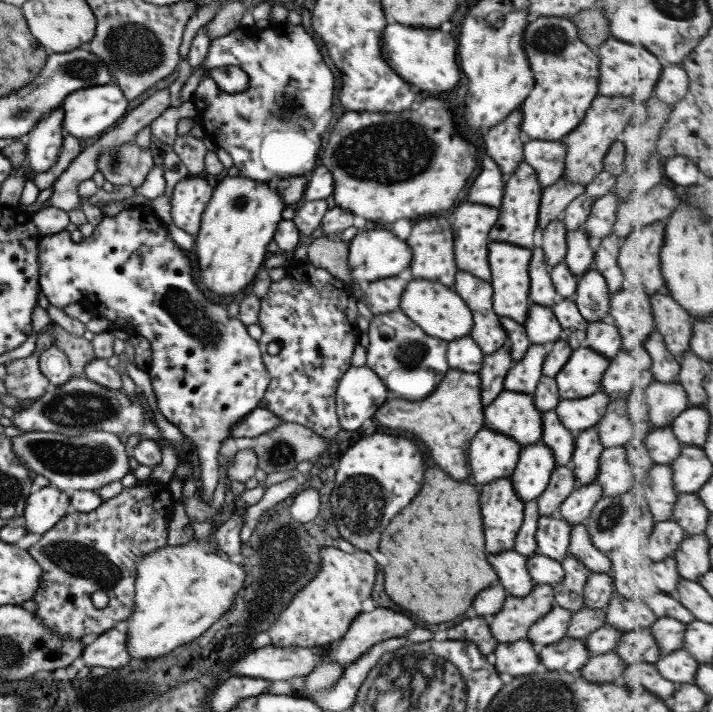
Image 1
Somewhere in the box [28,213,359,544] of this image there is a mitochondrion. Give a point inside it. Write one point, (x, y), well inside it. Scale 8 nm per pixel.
(74, 410)

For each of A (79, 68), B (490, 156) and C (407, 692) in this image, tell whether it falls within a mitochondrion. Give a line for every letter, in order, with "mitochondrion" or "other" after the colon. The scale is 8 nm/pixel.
A: mitochondrion
B: other
C: mitochondrion

